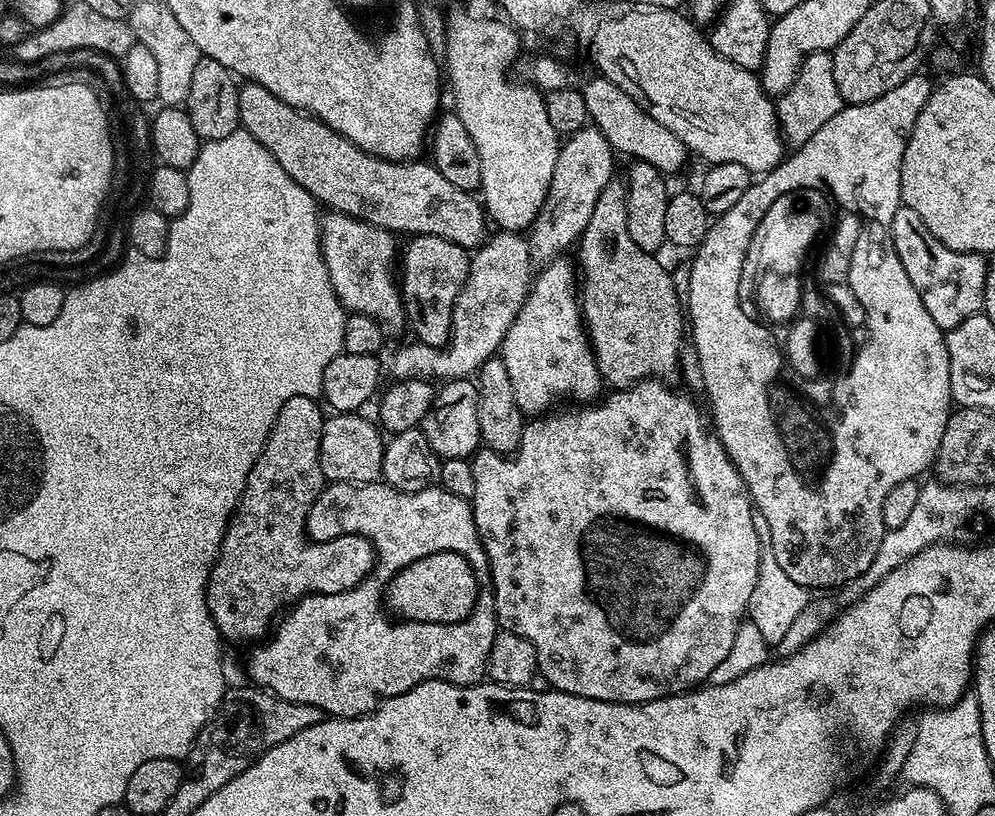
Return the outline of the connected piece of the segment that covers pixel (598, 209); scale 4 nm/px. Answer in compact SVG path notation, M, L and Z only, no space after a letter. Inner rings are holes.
M613 182L607 184L598 194L598 202L594 202L594 214L590 214L590 222L586 222L586 230L580 235L578 249L580 248L580 264L578 260L578 299L580 302L580 315L584 317L584 327L588 333L588 343L592 345L592 353L596 359L596 365L600 371L600 379L605 385L613 389L631 388L633 384L641 380L653 378L668 378L668 375L680 364L680 347L686 344L686 316L682 311L682 296L677 292L676 284L672 281L672 272L664 269L659 264L653 253L639 249L630 238L627 226L627 196L628 190L623 183Z

